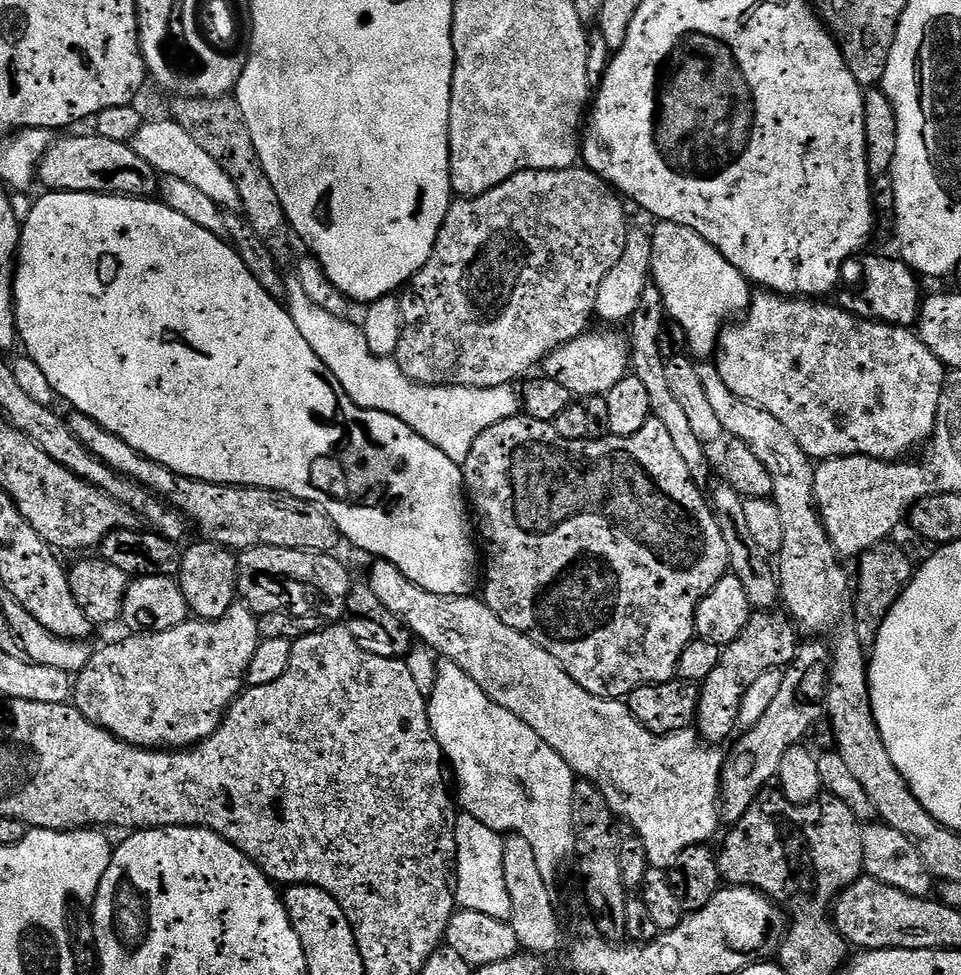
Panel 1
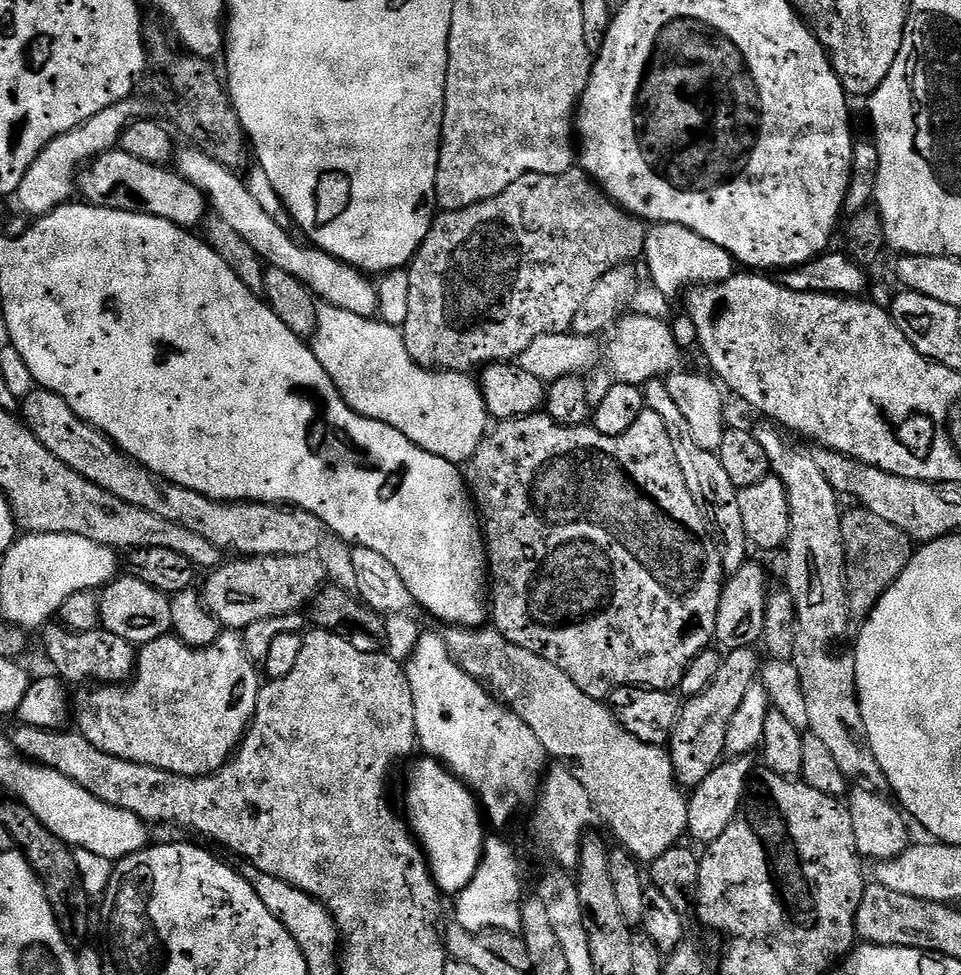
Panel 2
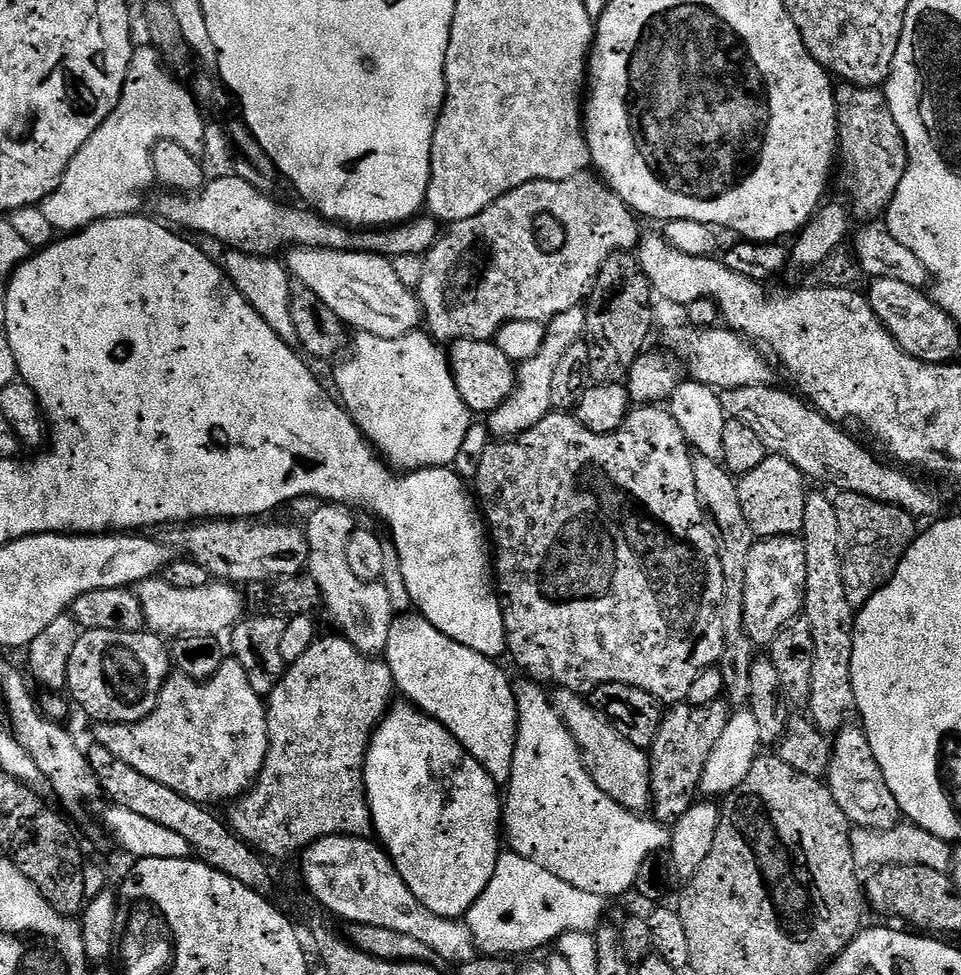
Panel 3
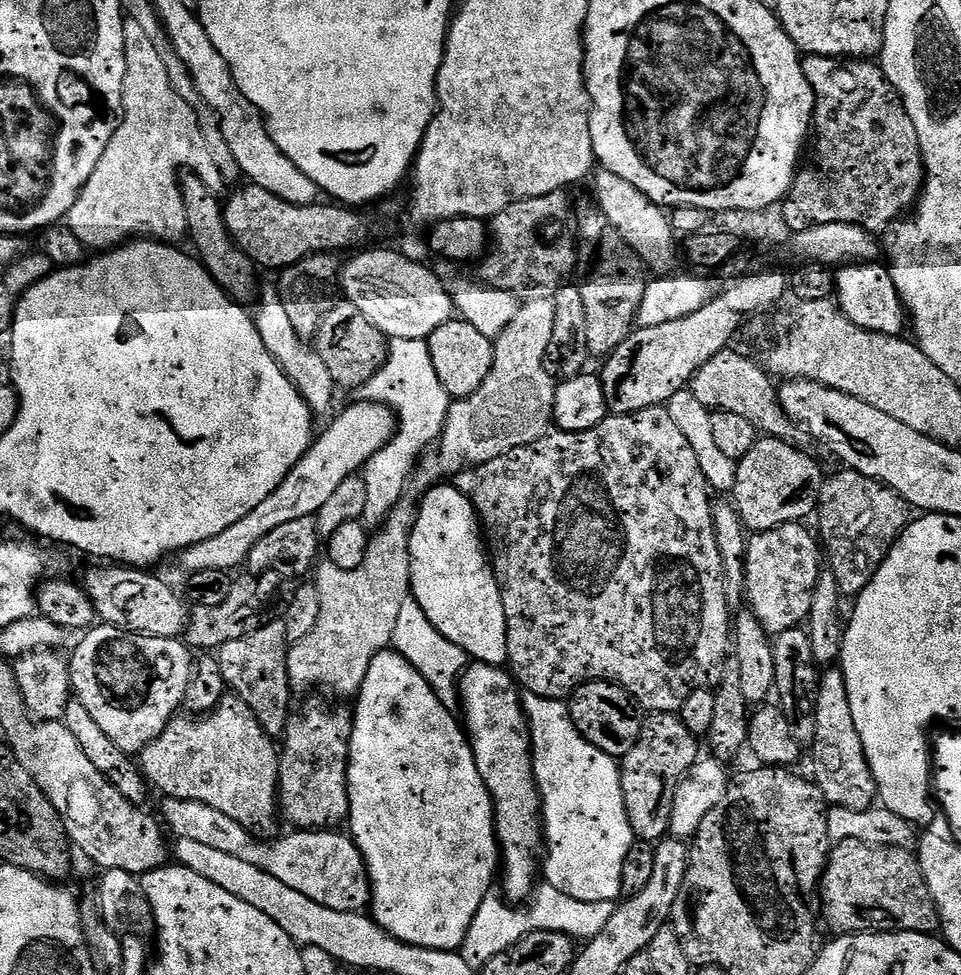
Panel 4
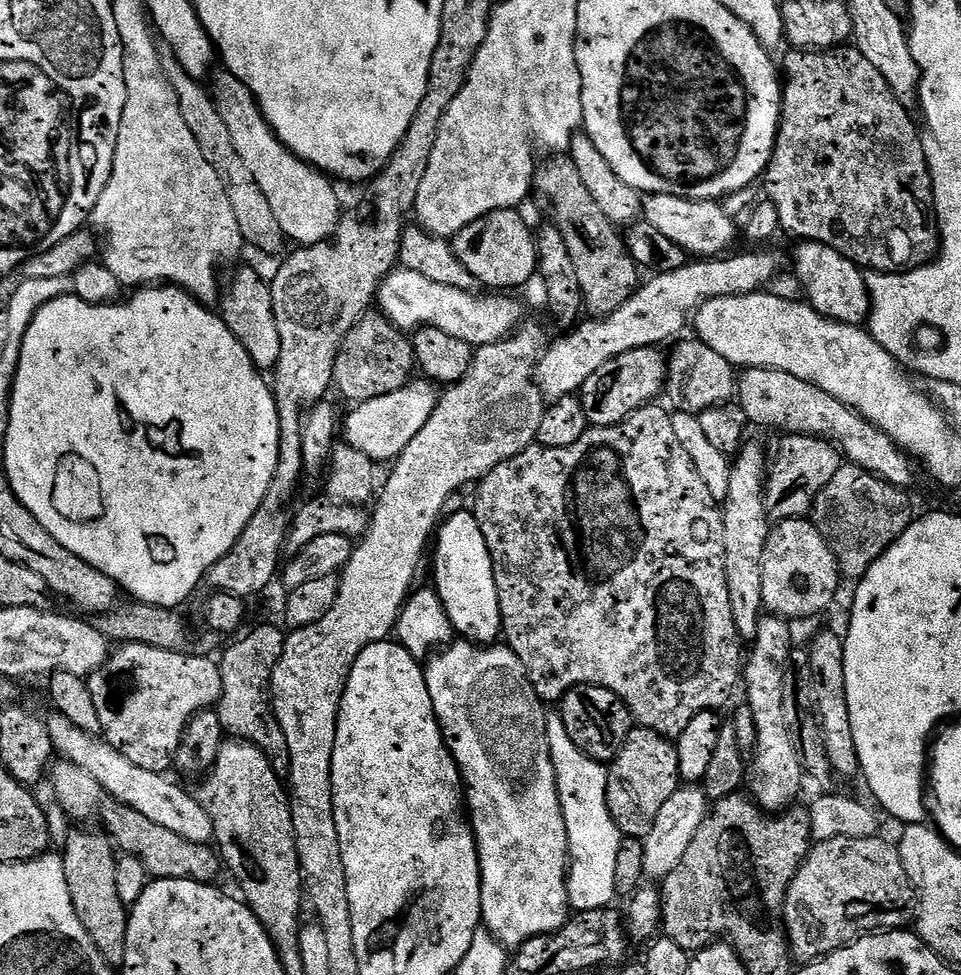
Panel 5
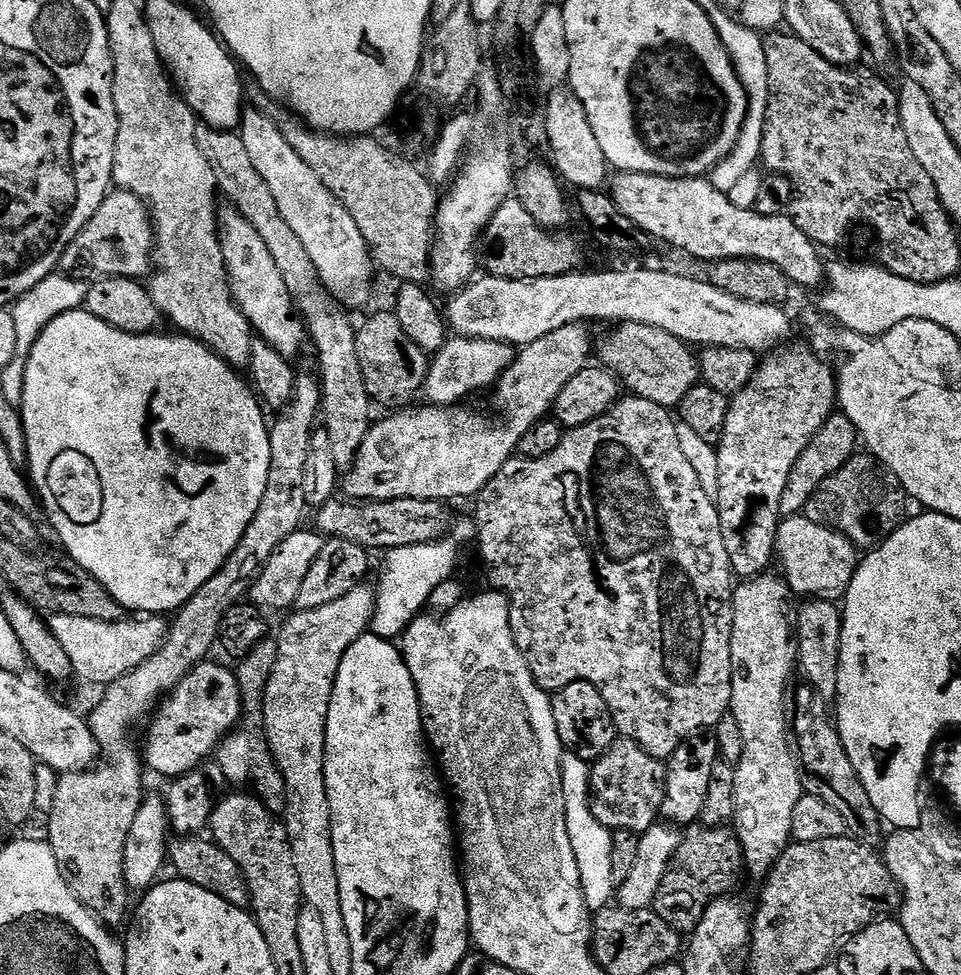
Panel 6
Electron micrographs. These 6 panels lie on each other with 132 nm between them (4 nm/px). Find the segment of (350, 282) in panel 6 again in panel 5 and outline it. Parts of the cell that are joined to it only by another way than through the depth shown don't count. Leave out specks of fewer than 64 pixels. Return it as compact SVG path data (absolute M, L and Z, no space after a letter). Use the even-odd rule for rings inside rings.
M220 70L216 81L210 84L212 101L218 106L218 114L222 114L222 122L226 122L226 130L230 130L230 139L234 142L234 150L242 154L242 162L250 169L250 174L262 186L262 194L270 201L270 210L274 210L274 218L278 218L278 226L284 231L289 241L297 240L297 245L323 244L335 233L342 215L340 208L340 196L331 179L320 169L301 160L276 137L275 132L264 120L264 112L260 103L254 98L254 94L248 89L233 72Z

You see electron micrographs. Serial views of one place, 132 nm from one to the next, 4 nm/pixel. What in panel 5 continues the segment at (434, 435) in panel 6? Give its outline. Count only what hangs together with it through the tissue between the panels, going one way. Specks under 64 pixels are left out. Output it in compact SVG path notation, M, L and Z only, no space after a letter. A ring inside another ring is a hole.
M764 250L750 251L754 252L744 252L741 256L724 254L719 258L700 258L682 266L682 270L653 275L652 281L649 284L648 281L641 283L635 294L625 304L618 306L618 310L614 310L614 314L585 319L575 328L560 334L564 336L558 337L557 340L553 339L544 355L541 356L539 366L536 367L536 385L540 387L540 391L549 401L577 395L580 387L586 382L586 378L590 378L590 374L595 374L600 367L606 366L606 362L610 362L610 358L618 358L618 354L626 354L626 350L655 348L664 346L667 340L675 341L681 335L679 332L687 324L689 327L690 317L696 309L706 301L723 296L745 296L751 292L761 291L778 271L776 256L772 252L760 252Z

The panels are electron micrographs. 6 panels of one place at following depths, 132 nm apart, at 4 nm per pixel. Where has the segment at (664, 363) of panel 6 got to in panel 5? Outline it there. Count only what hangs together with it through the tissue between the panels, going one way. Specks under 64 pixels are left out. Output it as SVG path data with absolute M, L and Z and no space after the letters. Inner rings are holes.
M698 338L691 339L681 339L675 345L677 348L673 350L672 356L670 352L664 392L666 397L668 396L667 403L675 411L699 414L708 408L717 408L720 404L729 403L737 395L738 372L726 358L722 358L722 354L710 350L710 346L706 346Z

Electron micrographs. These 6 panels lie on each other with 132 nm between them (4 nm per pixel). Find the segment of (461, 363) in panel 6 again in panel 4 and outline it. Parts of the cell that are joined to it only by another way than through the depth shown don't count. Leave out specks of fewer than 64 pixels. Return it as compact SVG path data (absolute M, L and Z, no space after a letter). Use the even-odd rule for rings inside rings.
M355 403L350 405L321 436L319 433L313 439L312 447L293 466L290 474L286 474L283 482L268 495L266 502L258 502L258 506L254 506L254 510L250 510L250 514L246 514L246 518L242 518L234 526L230 526L230 530L224 530L222 534L216 534L214 538L208 538L206 542L185 548L183 552L179 553L178 560L185 568L185 573L191 574L202 570L235 573L247 565L250 550L254 550L254 546L258 546L258 542L262 542L262 538L266 538L266 534L278 530L278 526L286 526L288 522L298 522L298 518L315 517L320 513L322 506L326 506L326 502L330 502L330 498L339 490L342 482L357 475L368 460L374 458L374 454L378 454L378 450L385 448L396 434L396 413L391 408L387 408L385 404Z

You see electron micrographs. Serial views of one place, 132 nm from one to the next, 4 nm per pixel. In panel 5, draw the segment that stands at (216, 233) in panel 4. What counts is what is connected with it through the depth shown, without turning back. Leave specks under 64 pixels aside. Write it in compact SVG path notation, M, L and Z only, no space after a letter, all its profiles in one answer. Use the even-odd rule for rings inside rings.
M240 268L232 277L227 277L226 287L218 301L218 311L228 329L246 346L246 352L261 370L275 369L282 354L282 334L278 334L278 321L274 319L272 285L263 280L252 268Z

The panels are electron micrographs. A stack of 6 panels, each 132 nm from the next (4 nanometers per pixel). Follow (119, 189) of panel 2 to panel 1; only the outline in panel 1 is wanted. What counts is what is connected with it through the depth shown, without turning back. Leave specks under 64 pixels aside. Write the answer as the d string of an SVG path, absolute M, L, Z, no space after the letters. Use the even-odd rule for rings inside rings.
M95 134L89 136L61 135L40 159L38 180L53 192L101 192L104 196L138 196L152 198L161 187L161 177L132 149L131 143L110 142Z

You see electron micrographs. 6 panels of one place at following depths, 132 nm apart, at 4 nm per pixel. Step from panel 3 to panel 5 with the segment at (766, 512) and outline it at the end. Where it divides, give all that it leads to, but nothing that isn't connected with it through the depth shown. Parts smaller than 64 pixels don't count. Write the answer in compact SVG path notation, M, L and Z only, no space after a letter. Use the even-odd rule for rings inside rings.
M788 434L783 439L776 448L776 457L771 457L764 486L764 505L772 522L807 517L818 494L826 490L826 482L838 474L842 463L842 453L831 440L799 434Z

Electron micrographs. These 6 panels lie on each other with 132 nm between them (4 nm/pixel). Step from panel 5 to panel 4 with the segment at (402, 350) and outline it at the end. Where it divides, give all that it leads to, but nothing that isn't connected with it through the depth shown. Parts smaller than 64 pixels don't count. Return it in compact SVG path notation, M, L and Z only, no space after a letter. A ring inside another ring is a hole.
M347 302L337 303L314 337L316 353L322 358L322 362L326 362L326 367L340 390L359 390L370 382L388 361L389 343L389 337L382 330L378 330L378 326L374 326L374 322L366 318L366 314L362 314Z

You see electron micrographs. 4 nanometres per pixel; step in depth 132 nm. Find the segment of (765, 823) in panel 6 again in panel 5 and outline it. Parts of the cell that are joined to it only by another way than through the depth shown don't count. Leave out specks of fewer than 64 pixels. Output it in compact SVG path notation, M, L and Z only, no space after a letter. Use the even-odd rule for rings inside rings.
M771 614L760 617L758 634L751 640L752 653L747 653L742 668L742 692L748 695L746 707L754 714L754 726L758 726L756 751L751 753L746 768L746 792L765 812L779 814L797 803L796 795L806 781L804 765L797 741L792 739L790 726L786 726L786 670L792 658L794 641L793 625Z

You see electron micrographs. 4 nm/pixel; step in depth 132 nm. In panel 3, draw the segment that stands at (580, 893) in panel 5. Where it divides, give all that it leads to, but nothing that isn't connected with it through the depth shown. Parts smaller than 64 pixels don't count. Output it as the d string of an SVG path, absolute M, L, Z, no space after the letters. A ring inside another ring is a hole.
M517 679L512 685L518 718L516 719L516 745L510 778L506 785L506 799L502 804L502 832L509 849L530 862L550 870L550 874L605 898L624 896L636 887L638 869L648 856L664 852L672 840L671 831L655 819L631 812L622 807L610 794L598 790L598 782L590 778L584 765L580 748L574 742L566 722L556 709L553 697L547 696L545 689L535 680Z

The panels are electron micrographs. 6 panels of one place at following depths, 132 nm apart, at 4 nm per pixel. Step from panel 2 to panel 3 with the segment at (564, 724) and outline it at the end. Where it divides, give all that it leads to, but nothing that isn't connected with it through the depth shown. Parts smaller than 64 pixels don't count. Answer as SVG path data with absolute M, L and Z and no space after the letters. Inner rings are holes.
M565 688L555 693L554 703L566 722L574 742L580 748L586 770L594 782L598 782L598 790L610 794L614 802L618 802L631 812L640 814L649 807L652 798L650 786L649 753L645 749L634 746L592 708L591 703L581 693L571 692Z

